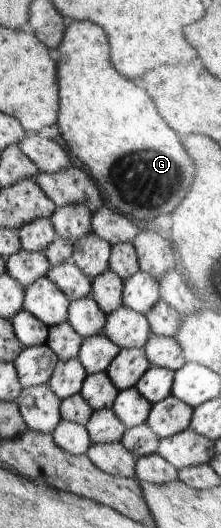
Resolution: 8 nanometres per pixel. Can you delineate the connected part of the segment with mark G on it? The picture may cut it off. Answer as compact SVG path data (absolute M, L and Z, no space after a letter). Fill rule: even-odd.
M91 21L69 22L60 47L51 55L57 63L61 98L59 128L76 160L87 166L109 202L135 222L171 214L193 184L193 160L157 114L147 92L111 66L105 32Z

